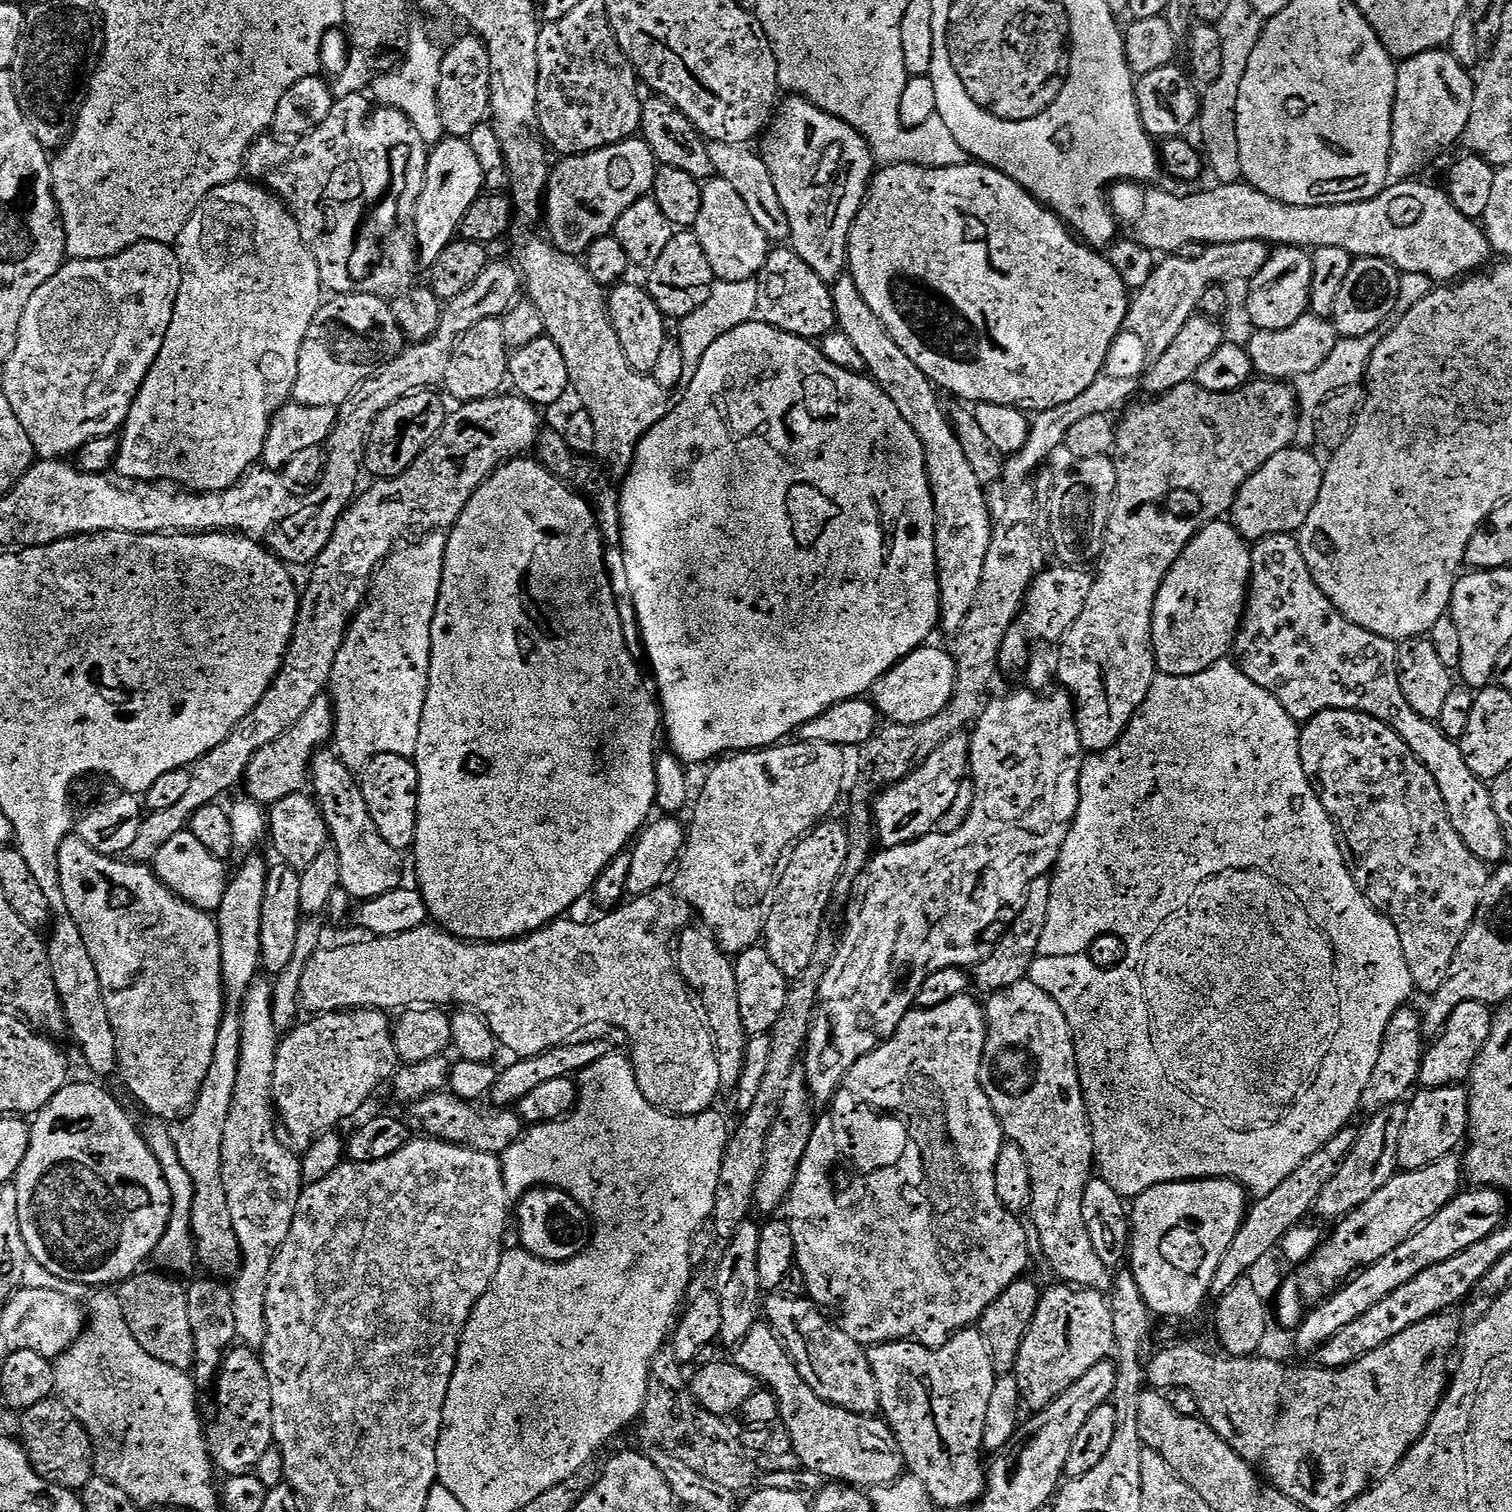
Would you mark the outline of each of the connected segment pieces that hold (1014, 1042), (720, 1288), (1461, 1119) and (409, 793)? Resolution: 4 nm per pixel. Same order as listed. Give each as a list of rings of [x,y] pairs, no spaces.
[[[1027,978],[1003,991],[993,991],[987,998],[982,1080],[986,1085],[990,1106],[1000,1119],[1005,1137],[1016,1144],[1022,1154],[1040,1158],[1038,1154],[1046,1154],[1044,1150],[1048,1150],[1048,1154],[1054,1148],[1060,1150],[1064,1146],[1064,1134],[1074,1134],[1076,1124],[1088,1121],[1088,1107],[1076,1065],[1076,1047],[1066,1014],[1062,1014],[1058,1002],[1054,1002],[1046,990],[1034,986]]]
[[[741,1222],[732,1239],[723,1245],[724,1257],[721,1258],[720,1269],[716,1272],[714,1291],[719,1297],[722,1314],[721,1332],[718,1340],[720,1344],[724,1343],[728,1350],[735,1349],[737,1344],[743,1342],[762,1316],[762,1289],[758,1278],[760,1232],[761,1225],[759,1223]]]
[[[1455,1083],[1441,1088],[1420,1088],[1411,1100],[1412,1105],[1407,1105],[1404,1122],[1398,1128],[1400,1136],[1395,1137],[1396,1163],[1404,1170],[1428,1166],[1430,1162],[1438,1162],[1438,1158],[1453,1155],[1468,1135],[1470,1092],[1467,1087]]]
[[[398,754],[373,756],[370,764],[359,773],[360,789],[368,807],[370,818],[390,846],[411,849],[416,835],[416,815],[420,801],[420,775],[415,763],[409,757]]]

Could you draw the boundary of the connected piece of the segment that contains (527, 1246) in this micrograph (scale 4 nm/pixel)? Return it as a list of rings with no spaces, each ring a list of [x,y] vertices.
[[[563,1187],[532,1188],[514,1208],[514,1228],[520,1231],[519,1247],[536,1256],[539,1260],[549,1260],[552,1264],[565,1264],[576,1256],[581,1256],[592,1239],[594,1231],[585,1205],[575,1200]]]

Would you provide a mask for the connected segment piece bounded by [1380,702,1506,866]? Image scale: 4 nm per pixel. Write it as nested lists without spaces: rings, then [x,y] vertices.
[[[1410,702],[1404,703],[1404,708],[1396,708],[1396,712],[1388,712],[1388,716],[1380,720],[1383,724],[1391,724],[1393,730],[1412,747],[1413,754],[1424,763],[1426,770],[1434,774],[1438,790],[1442,790],[1442,798],[1446,802],[1450,822],[1466,846],[1470,846],[1474,855],[1485,864],[1499,865],[1505,859],[1506,845],[1500,819],[1494,810],[1492,794],[1489,785],[1478,779],[1470,766],[1466,766],[1466,758],[1462,758],[1459,743],[1447,736],[1435,723],[1425,722],[1412,709]]]

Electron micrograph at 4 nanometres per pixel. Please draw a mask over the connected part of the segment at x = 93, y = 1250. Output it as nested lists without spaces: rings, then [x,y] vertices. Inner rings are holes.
[[[69,1082],[64,1085],[62,1090],[58,1090],[58,1094],[54,1094],[54,1098],[46,1107],[35,1113],[33,1120],[30,1124],[29,1148],[26,1150],[26,1156],[14,1177],[15,1183],[24,1184],[28,1180],[28,1184],[17,1187],[15,1191],[16,1199],[19,1201],[17,1206],[18,1222],[31,1259],[36,1264],[37,1262],[40,1263],[46,1271],[53,1272],[54,1275],[61,1276],[64,1280],[71,1280],[71,1283],[76,1286],[82,1286],[82,1276],[98,1274],[110,1260],[147,1261],[155,1253],[158,1242],[168,1225],[168,1219],[172,1213],[172,1194],[154,1154],[150,1154],[146,1142],[140,1136],[139,1127],[134,1123],[134,1120],[132,1124],[131,1118],[124,1113],[123,1106],[110,1093],[103,1092],[96,1084]]]

